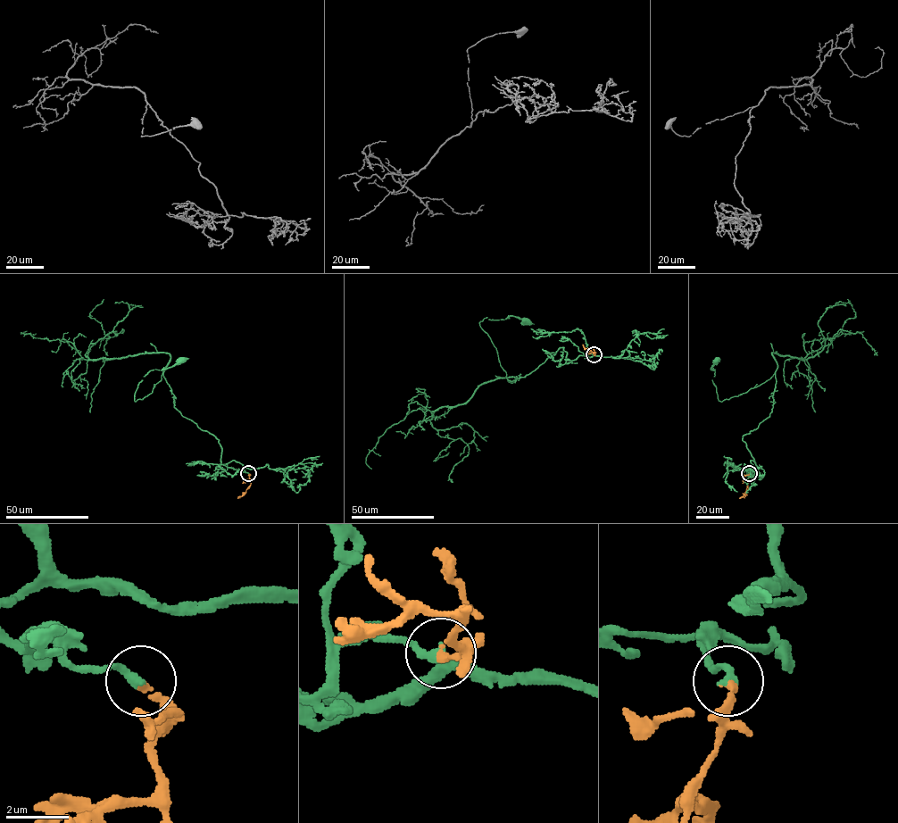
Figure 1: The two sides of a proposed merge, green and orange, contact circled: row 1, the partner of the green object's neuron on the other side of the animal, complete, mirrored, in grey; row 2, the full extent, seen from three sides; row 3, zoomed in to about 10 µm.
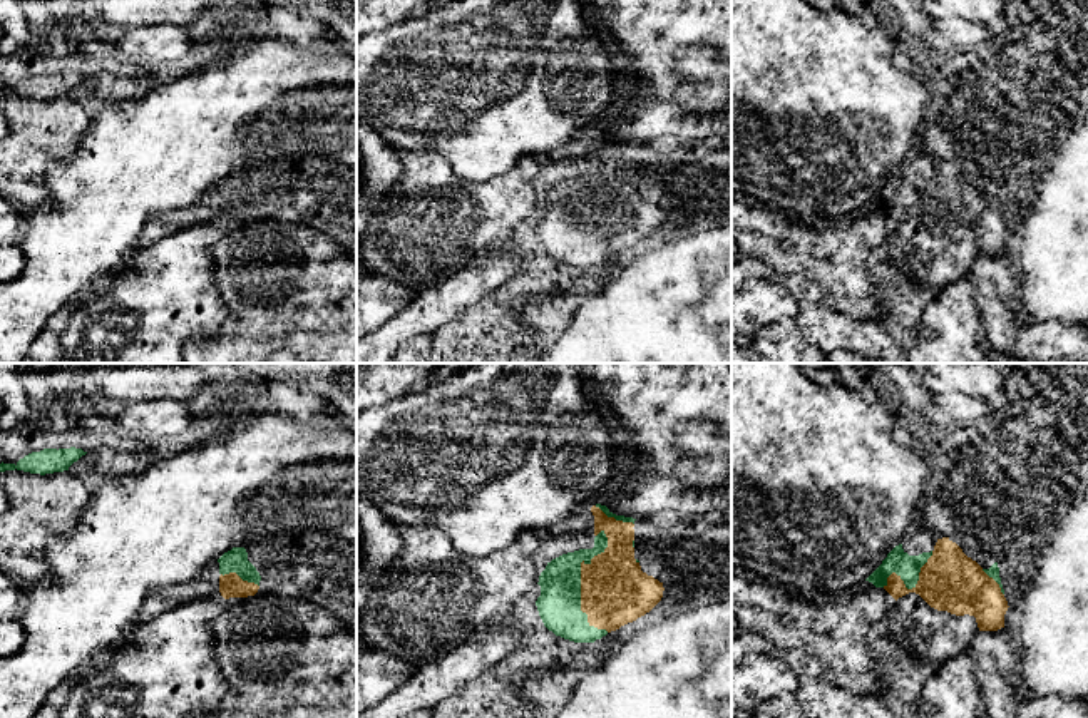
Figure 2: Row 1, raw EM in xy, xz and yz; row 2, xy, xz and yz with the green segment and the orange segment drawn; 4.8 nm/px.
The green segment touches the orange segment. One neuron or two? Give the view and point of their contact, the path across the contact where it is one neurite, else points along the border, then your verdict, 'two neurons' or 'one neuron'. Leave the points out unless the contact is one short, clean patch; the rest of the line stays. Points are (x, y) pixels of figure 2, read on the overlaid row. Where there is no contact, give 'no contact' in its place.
contact xz (579, 583); one neuron

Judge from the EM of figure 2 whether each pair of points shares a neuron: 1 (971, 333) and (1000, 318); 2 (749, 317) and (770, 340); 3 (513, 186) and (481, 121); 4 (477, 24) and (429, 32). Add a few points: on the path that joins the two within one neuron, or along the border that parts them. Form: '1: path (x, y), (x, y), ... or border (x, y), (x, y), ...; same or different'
1: border (973, 290), (973, 300), (991, 345); different
2: border (794, 317), (784, 317), (765, 325), (749, 343); different
3: border (509, 169), (484, 181), (467, 181); different
4: path (466, 32), (441, 32); same

